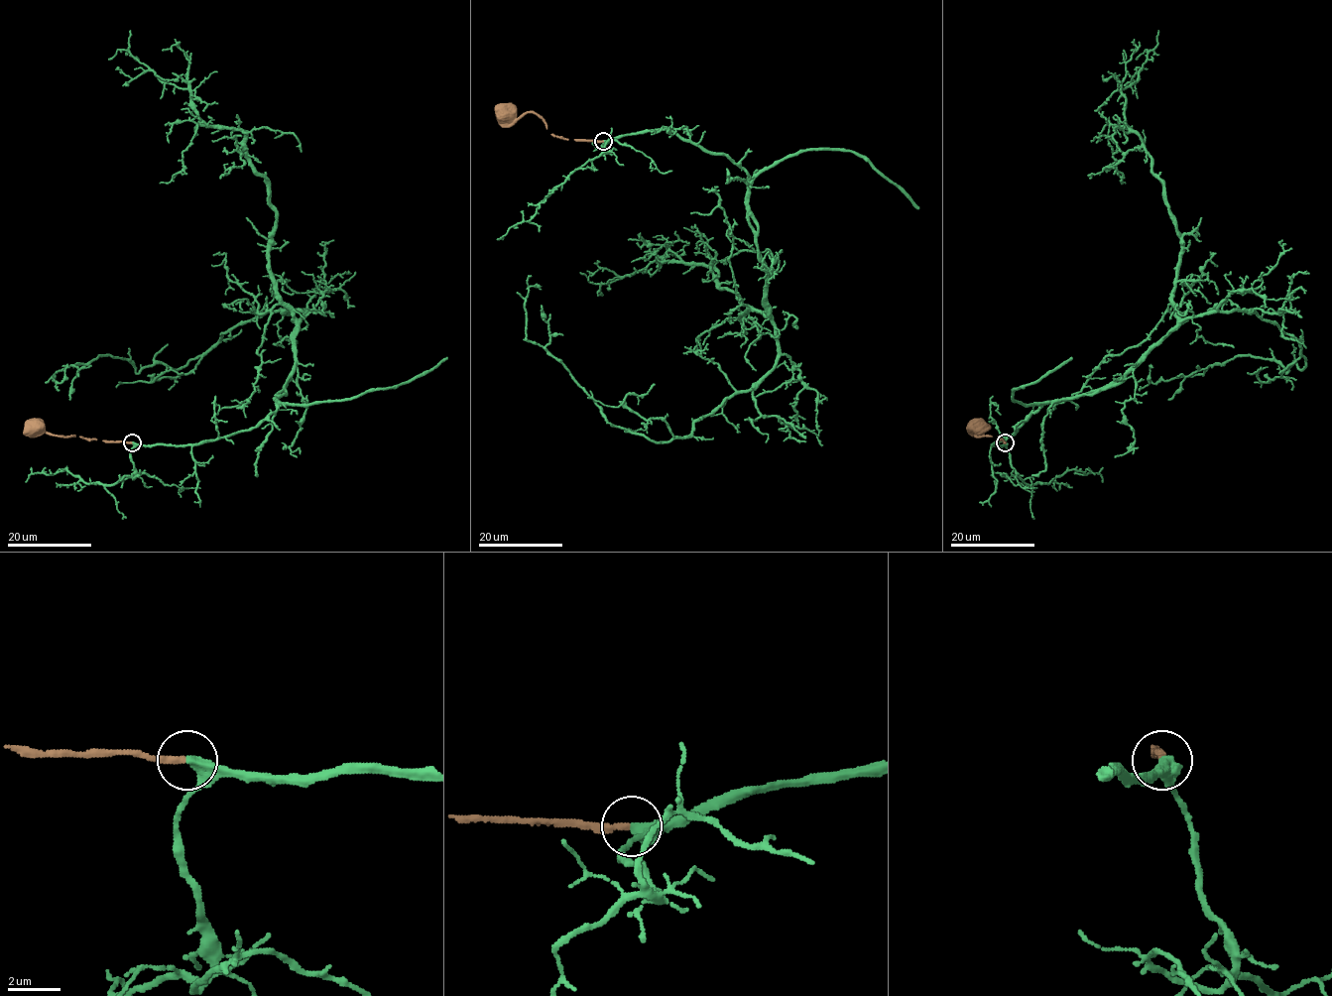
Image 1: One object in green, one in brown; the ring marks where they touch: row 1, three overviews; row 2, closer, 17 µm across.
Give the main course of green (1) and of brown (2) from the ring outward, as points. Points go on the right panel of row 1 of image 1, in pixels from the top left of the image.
1: (1004, 442), (1211, 312), (1272, 321), (1305, 365), (1238, 355), (1152, 383), (1149, 365)
2: (1004, 442), (992, 436), (976, 436), (982, 431), (978, 428)

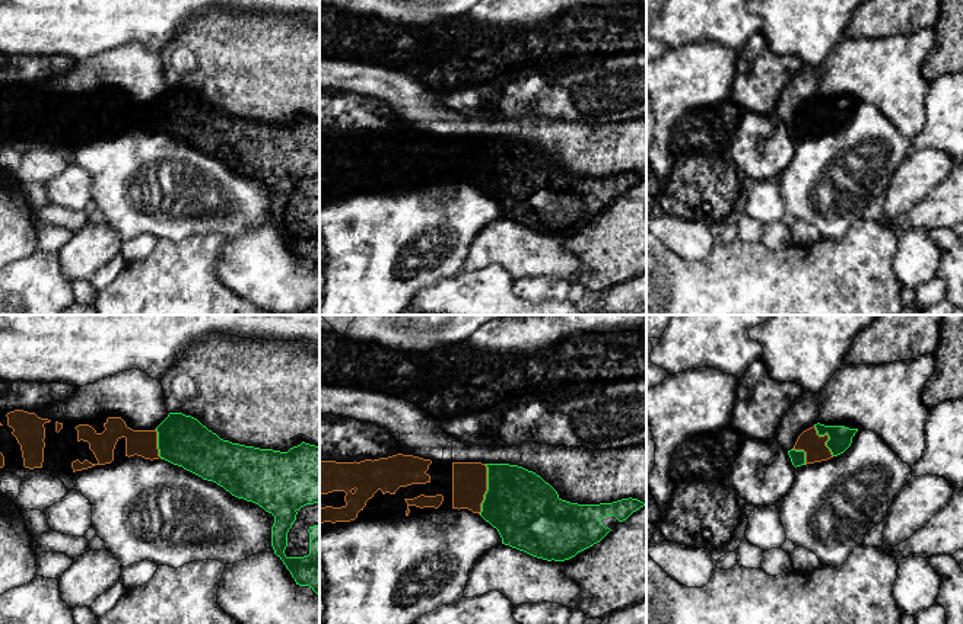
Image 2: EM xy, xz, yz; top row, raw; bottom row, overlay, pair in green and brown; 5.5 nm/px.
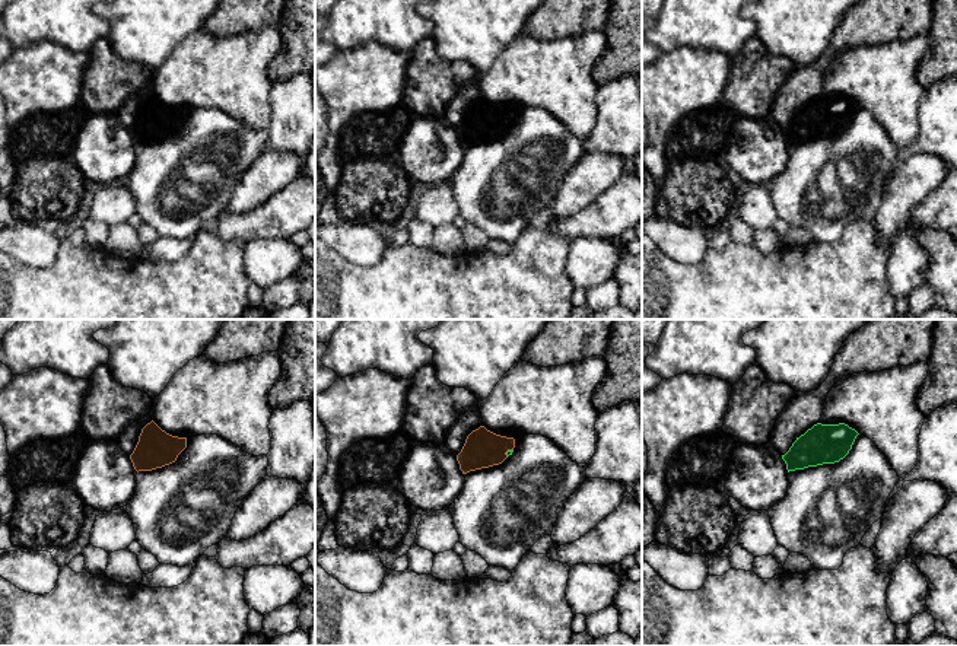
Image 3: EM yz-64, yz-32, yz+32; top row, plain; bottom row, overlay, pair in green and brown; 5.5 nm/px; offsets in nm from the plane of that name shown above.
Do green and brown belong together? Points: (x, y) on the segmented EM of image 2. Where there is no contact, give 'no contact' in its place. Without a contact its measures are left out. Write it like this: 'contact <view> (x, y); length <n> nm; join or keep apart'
contact xz (488, 489); length 280 nm; join

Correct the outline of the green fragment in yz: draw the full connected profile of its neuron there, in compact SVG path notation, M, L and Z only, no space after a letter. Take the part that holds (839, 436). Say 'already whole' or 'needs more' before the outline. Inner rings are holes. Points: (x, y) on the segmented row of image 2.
needs more | M817 423L804 430L788 451L791 462L797 468L838 456L851 446L856 432L858 429Z

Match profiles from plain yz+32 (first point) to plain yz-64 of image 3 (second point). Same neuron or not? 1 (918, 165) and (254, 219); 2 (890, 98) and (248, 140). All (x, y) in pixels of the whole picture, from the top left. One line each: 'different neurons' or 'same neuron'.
1: different neurons
2: different neurons

